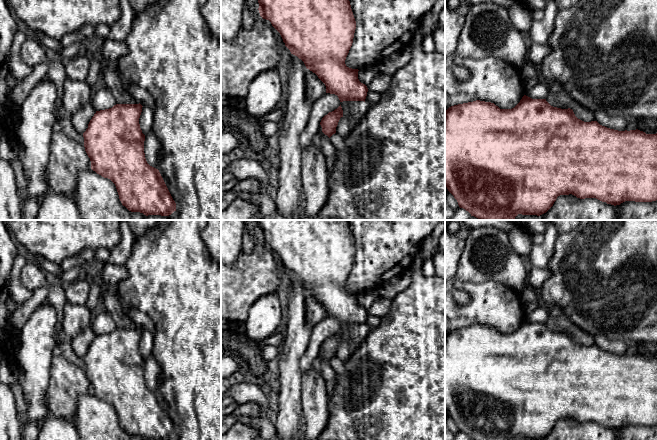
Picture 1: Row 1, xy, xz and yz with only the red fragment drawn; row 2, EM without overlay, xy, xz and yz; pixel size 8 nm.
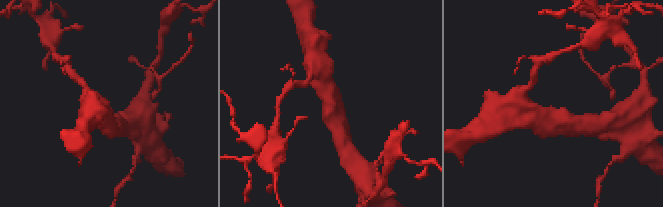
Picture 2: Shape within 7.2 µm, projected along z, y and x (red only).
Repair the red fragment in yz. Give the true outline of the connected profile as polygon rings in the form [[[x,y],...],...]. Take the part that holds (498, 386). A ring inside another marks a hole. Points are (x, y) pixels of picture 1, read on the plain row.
[[[526,319],[512,333],[500,333],[494,327],[480,324],[458,328],[445,335],[445,410],[459,431],[471,440],[540,440],[553,430],[558,420],[569,418],[580,423],[596,422],[614,430],[625,425],[652,426],[657,424],[657,357],[646,358],[638,353],[618,355],[602,350],[597,345],[584,346],[570,332],[553,331],[546,323],[532,323]]]

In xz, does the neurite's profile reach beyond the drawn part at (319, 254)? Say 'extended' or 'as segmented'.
as segmented

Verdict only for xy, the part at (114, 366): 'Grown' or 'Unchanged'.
Unchanged

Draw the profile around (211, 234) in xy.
[[[206,220],[201,237],[212,258],[221,265],[221,220]]]

